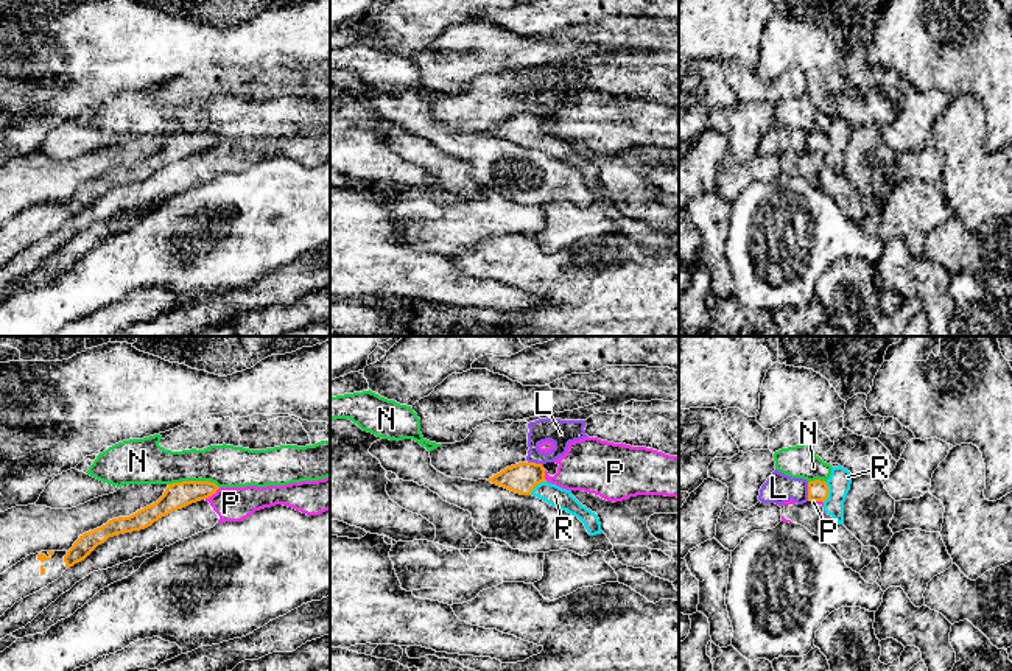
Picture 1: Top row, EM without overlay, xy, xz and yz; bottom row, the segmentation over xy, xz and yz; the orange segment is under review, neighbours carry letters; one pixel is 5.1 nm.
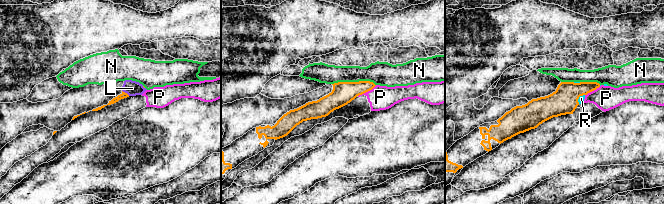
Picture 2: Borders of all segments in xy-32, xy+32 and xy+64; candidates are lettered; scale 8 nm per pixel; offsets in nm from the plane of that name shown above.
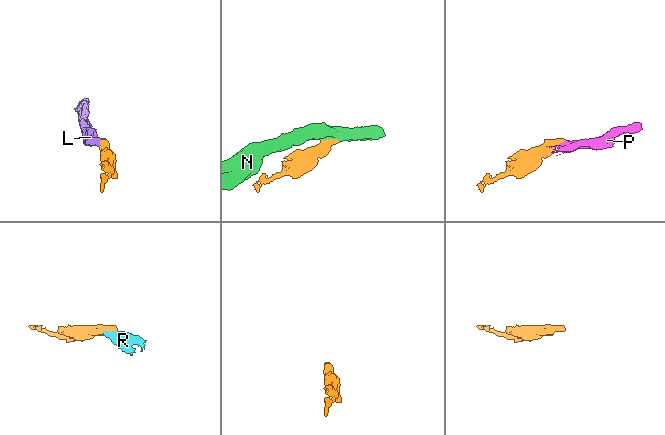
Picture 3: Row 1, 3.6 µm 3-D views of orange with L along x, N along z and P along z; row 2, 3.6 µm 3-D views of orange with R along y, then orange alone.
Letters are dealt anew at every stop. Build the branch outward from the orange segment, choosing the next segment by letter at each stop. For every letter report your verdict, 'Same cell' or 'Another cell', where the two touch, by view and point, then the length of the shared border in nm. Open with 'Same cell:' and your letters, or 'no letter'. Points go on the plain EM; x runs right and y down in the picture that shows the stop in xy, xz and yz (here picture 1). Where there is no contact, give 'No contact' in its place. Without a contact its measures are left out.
Same cell: R
L: Another cell. Touches orange at yz (808, 144). Shared border 100 nm
N: Another cell. Touches orange at xy (193, 133). Shared border 260 nm
P: Another cell. Touches orange at xy (212, 145). Shared border 110 nm
R: Same cell. Touches orange at yz (829, 142). Shared border 110 nm

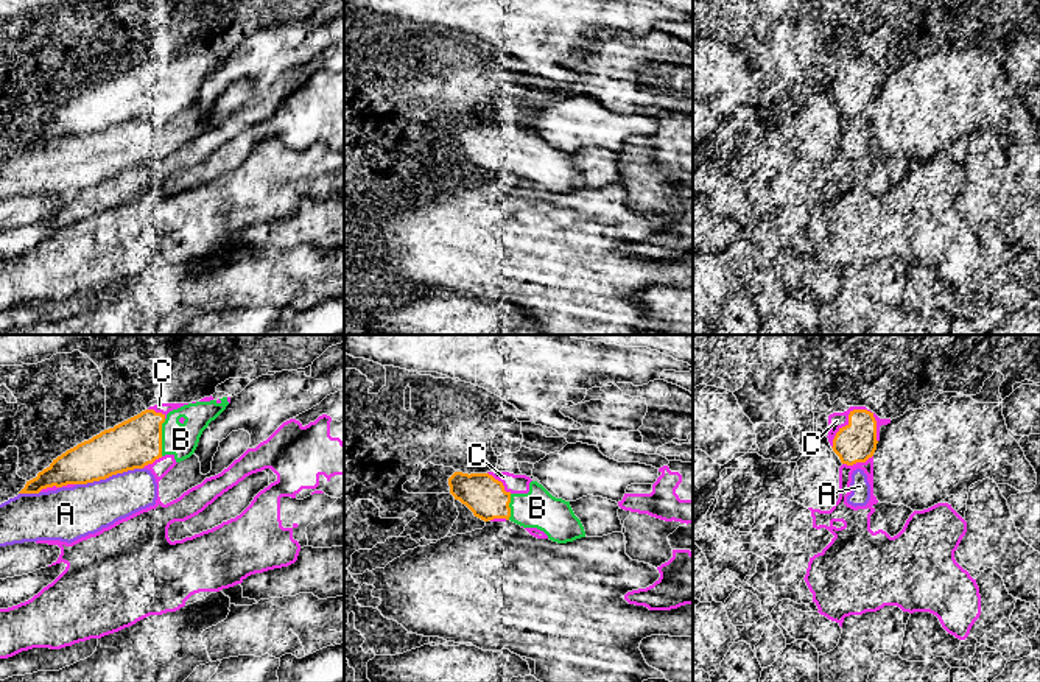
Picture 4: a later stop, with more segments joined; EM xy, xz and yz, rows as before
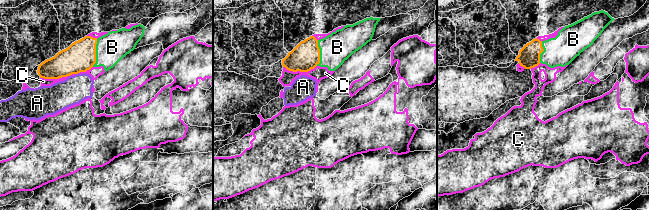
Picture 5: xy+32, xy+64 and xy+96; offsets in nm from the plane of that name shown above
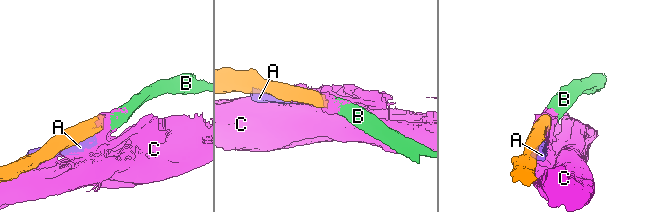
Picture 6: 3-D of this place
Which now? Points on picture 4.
Same cell: B
A: Another cell. Touches orange at xy (109, 126). Shared border 360 nm
B: Same cell. Touches orange at xy (161, 89). Shared border 190 nm
C: Another cell. Touches orange at yz (849, 70). Shared border 280 nm

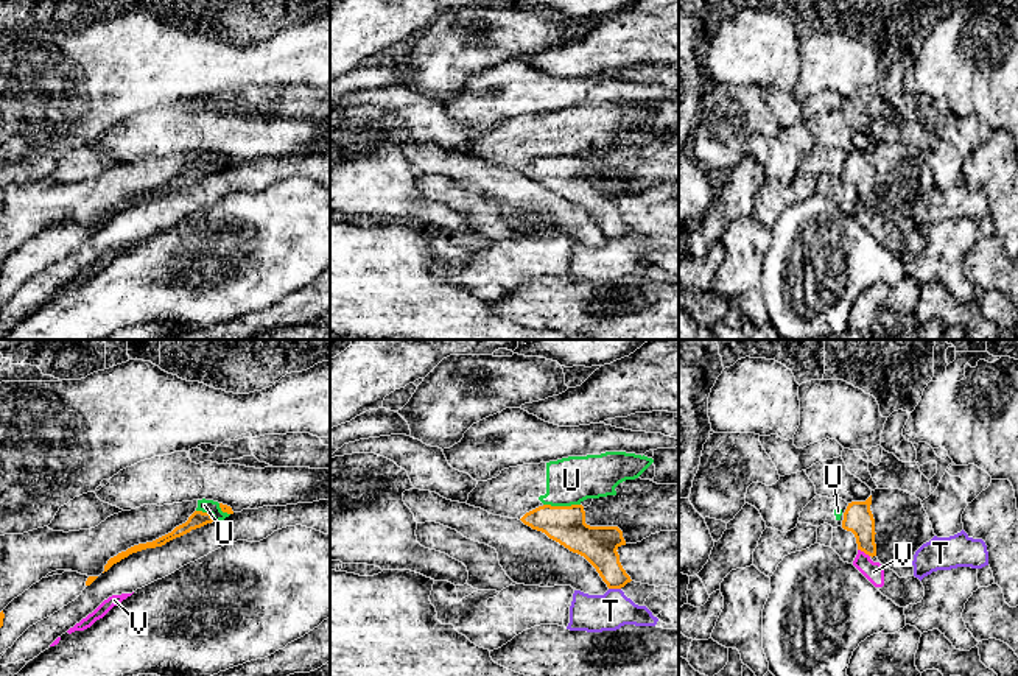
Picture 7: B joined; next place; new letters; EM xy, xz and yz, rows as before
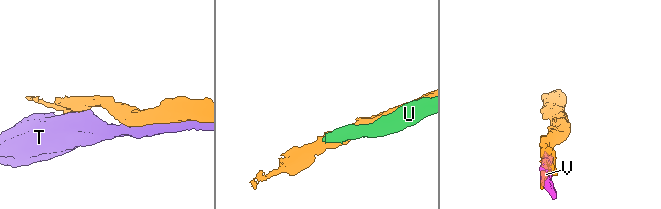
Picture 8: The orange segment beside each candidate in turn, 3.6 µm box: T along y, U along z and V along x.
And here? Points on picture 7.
Same cell: no letter
T: Another cell. Touches orange at xz (615, 239). Shared border 60 nm
U: Another cell. Touches orange at xz (562, 158). Shared border 190 nm
V: Another cell. Touches orange at yz (864, 203). Shared border 80 nm

